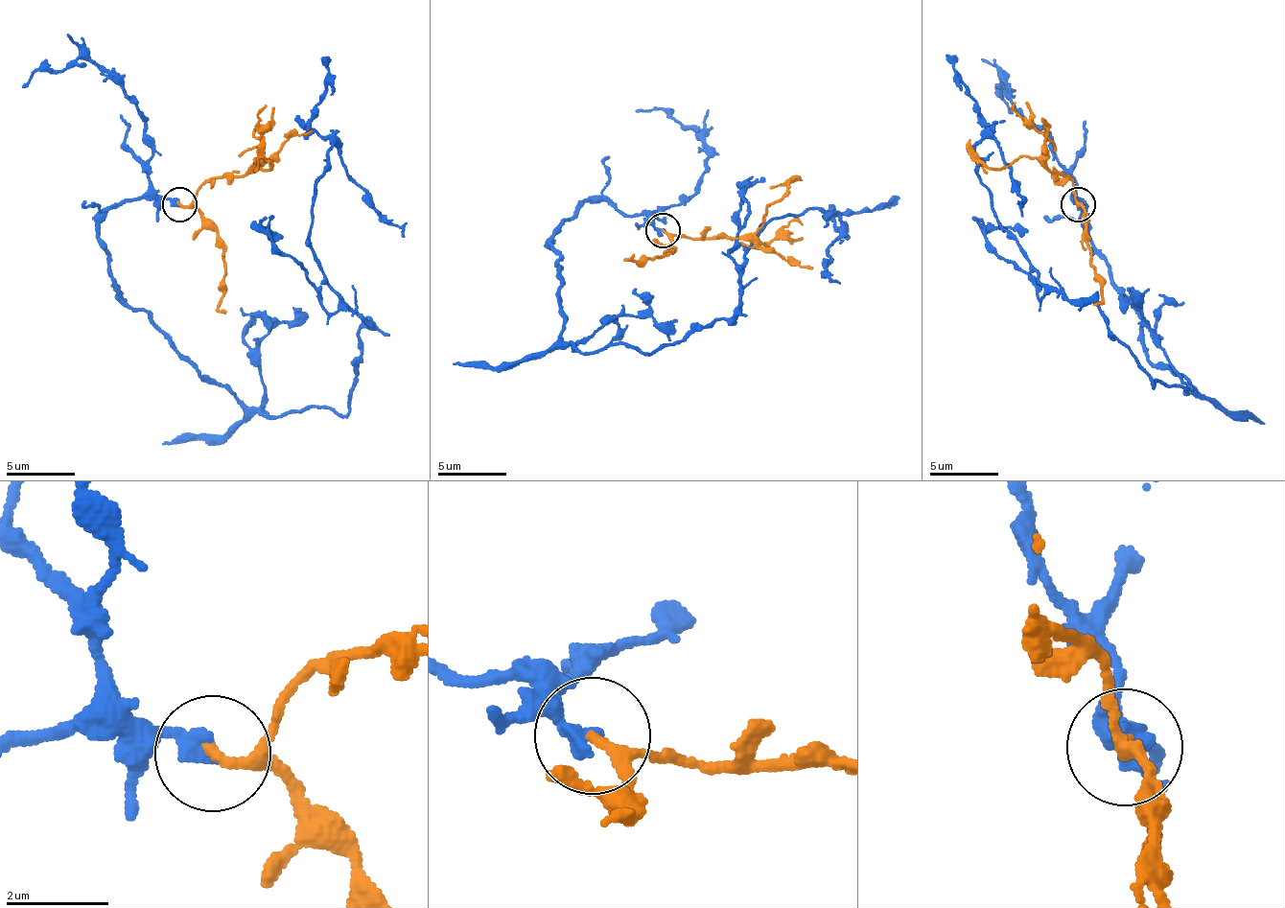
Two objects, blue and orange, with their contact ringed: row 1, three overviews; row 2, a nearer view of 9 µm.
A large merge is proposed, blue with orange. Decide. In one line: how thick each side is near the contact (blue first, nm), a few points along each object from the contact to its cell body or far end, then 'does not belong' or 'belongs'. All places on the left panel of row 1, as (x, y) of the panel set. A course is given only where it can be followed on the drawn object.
320/150 nm | blue via (179, 205), (108, 213), (107, 270), (269, 416), (345, 416), (369, 320), (310, 238), (331, 146), (404, 236) | orange via (177, 205), (190, 201), (202, 183), (245, 177), (255, 160), (269, 167), (263, 154), (265, 137) | belongs

